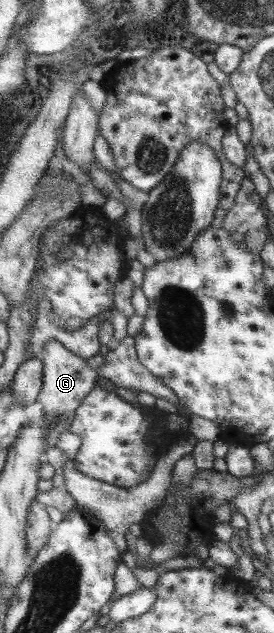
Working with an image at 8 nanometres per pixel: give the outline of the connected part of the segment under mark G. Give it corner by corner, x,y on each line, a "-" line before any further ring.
49,339
43,345
38,358
43,365
43,373
42,386
36,401
43,406
41,419
44,419
45,446
51,448
57,444
57,438
61,432
71,431
70,422
74,416
74,410
81,402
81,398
93,389
98,375
95,370
87,366
84,359
73,355
55,339

